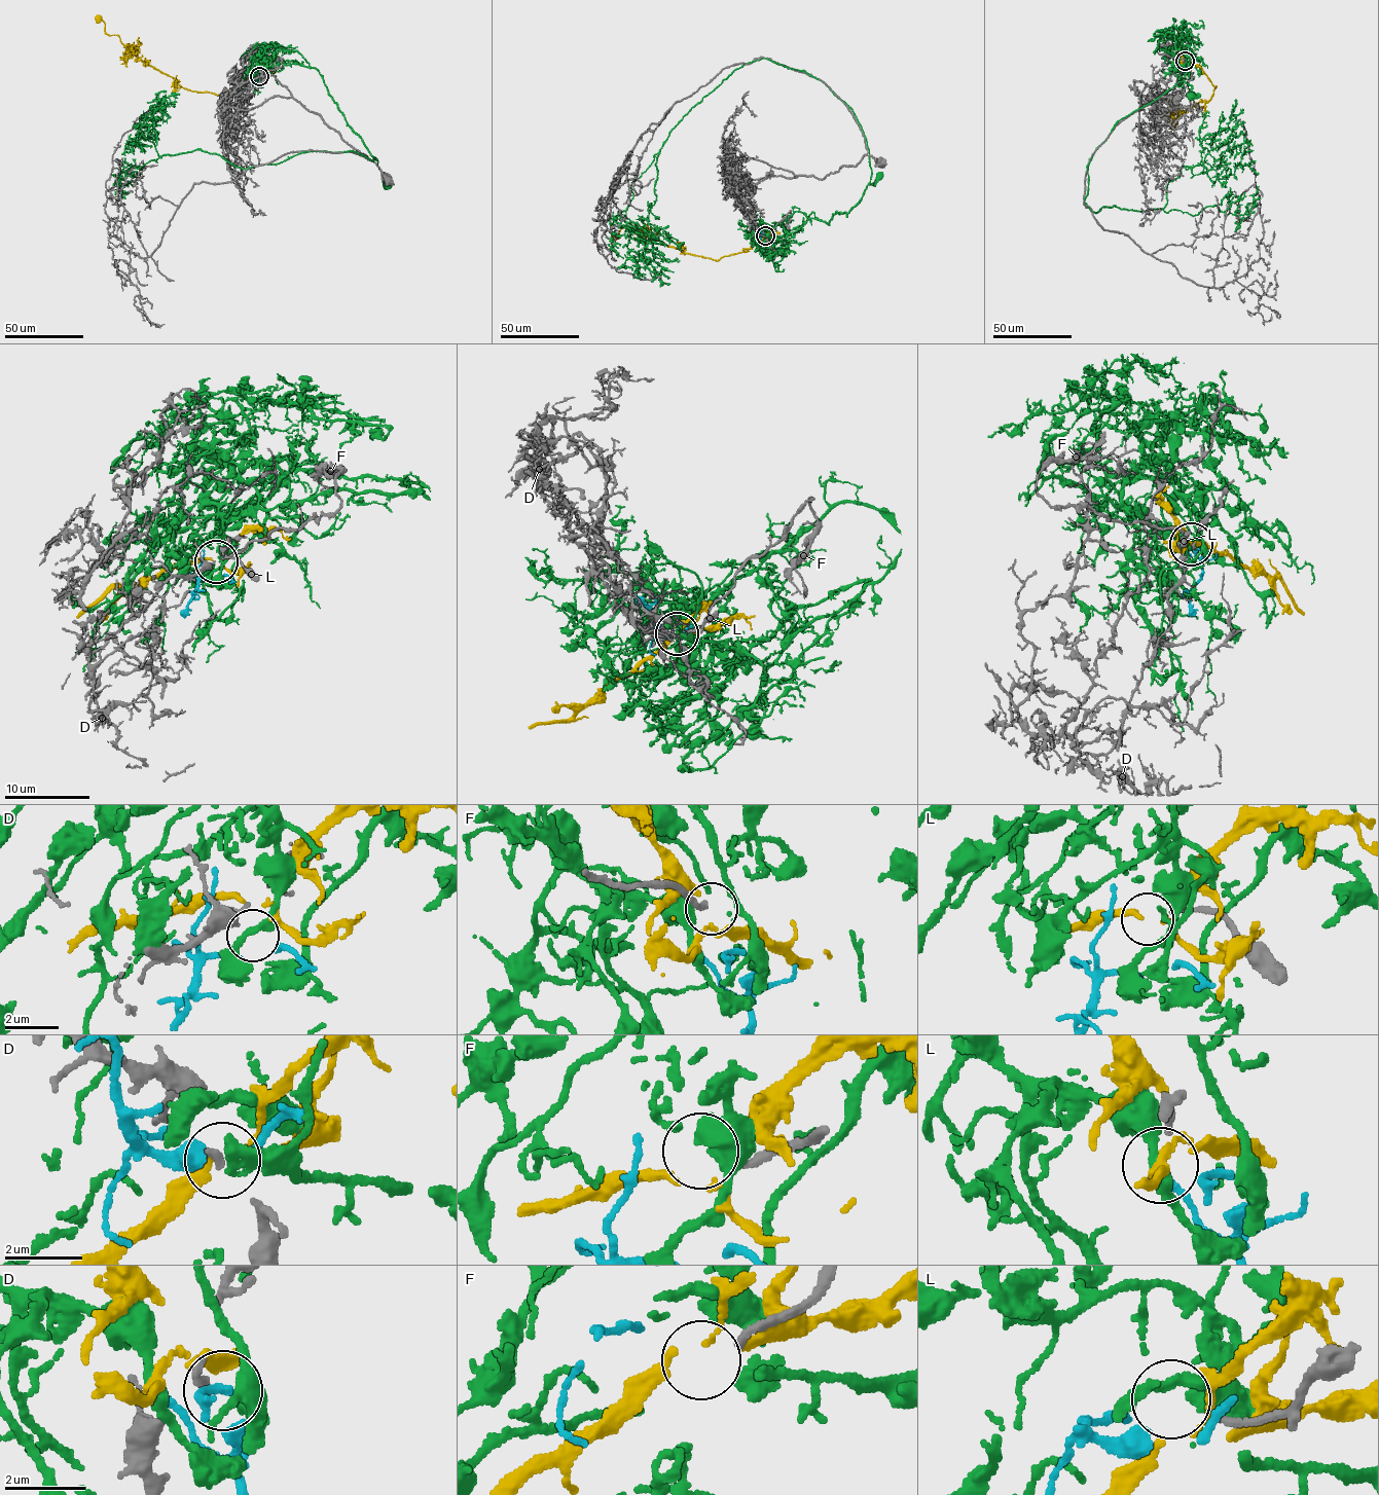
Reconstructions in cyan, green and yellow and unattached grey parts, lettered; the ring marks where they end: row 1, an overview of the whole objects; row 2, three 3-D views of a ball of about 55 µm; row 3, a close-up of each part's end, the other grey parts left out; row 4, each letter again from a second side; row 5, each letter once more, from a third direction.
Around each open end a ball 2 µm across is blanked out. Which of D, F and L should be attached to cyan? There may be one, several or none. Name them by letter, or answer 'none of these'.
none of these

